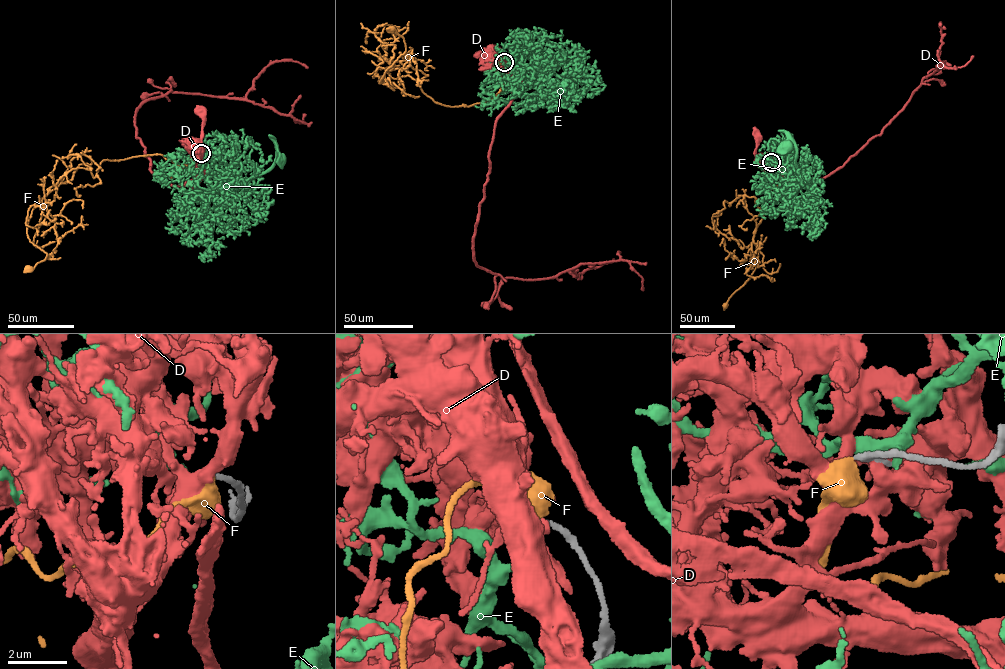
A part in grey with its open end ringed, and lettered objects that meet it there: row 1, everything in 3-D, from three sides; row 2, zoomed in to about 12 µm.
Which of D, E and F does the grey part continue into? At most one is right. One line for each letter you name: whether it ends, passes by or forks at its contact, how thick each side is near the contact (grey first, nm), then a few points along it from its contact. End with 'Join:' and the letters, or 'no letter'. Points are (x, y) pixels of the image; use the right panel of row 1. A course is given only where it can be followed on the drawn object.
F: it ends there; 260 nm thick on the grey side, 550 nm on the other; it runs (771, 162), (796, 167), (769, 191), (767, 206), (755, 199), (763, 217), (753, 233), (756, 265), (724, 306)
Join: F

